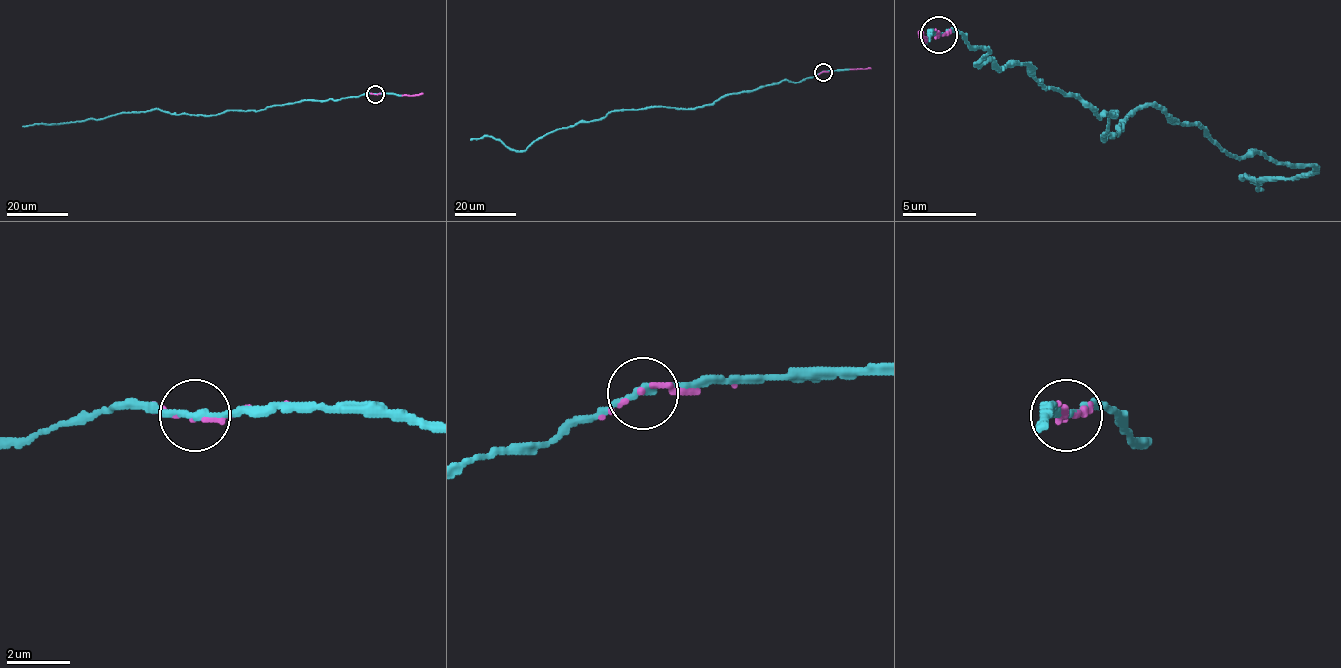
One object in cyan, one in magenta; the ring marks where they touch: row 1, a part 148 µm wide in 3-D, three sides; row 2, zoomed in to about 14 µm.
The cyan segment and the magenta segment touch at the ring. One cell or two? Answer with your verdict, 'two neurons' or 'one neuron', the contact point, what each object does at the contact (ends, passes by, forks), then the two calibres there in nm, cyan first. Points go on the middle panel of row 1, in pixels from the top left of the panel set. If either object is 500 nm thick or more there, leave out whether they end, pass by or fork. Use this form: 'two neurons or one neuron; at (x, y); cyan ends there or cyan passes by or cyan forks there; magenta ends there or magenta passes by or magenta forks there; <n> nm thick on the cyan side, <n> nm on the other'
one neuron; at (823, 72); cyan passes by; magenta passes by; 200 nm thick on the cyan side, 130 nm on the other

